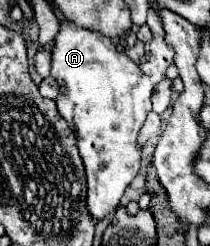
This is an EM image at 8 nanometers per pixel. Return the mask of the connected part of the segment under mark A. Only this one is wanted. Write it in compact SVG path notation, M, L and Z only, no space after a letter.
M61 23L61 31L55 37L53 47L53 67L51 75L59 83L57 109L63 119L69 123L73 133L77 135L77 147L85 163L87 173L87 211L91 219L97 223L99 219L115 213L119 201L127 189L127 185L135 179L141 167L141 147L137 145L137 133L145 123L147 113L151 111L151 79L139 69L135 61L131 61L123 51L119 51L109 37L77 27L73 23Z

